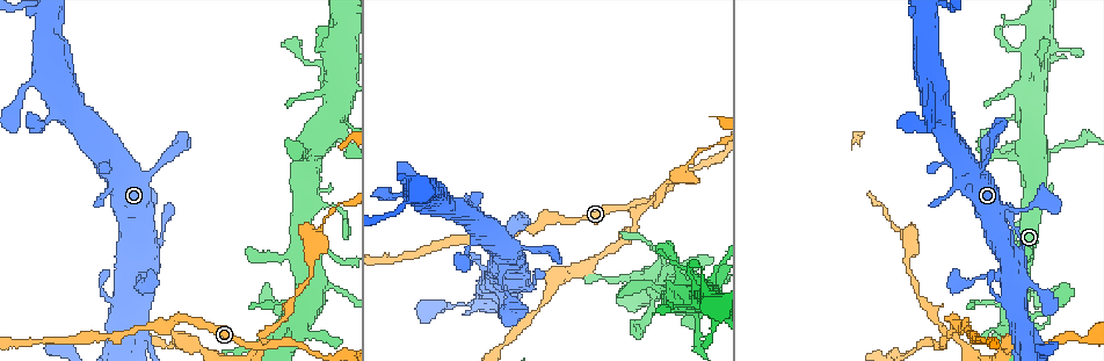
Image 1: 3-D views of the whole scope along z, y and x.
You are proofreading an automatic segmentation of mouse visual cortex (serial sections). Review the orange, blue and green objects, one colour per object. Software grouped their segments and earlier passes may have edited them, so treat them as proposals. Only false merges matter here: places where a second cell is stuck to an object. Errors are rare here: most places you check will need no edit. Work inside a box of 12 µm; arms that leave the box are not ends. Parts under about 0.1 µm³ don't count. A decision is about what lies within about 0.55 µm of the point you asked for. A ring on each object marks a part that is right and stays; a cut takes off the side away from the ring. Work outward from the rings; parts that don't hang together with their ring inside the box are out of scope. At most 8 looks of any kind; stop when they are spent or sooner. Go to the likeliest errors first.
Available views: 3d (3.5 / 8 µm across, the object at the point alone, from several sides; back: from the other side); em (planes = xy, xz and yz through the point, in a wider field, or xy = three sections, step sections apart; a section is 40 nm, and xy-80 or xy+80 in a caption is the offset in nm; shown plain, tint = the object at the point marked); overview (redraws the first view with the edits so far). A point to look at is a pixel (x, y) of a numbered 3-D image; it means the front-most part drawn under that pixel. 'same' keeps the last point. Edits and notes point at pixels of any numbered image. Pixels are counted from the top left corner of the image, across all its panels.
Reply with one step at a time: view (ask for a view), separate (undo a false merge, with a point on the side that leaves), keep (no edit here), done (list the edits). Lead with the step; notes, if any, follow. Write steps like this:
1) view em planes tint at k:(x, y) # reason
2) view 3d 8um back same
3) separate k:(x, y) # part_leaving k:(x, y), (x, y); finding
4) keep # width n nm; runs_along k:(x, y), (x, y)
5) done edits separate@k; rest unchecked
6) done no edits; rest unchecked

view 3d 3.5um at 1:(635, 213) # narrows sharply

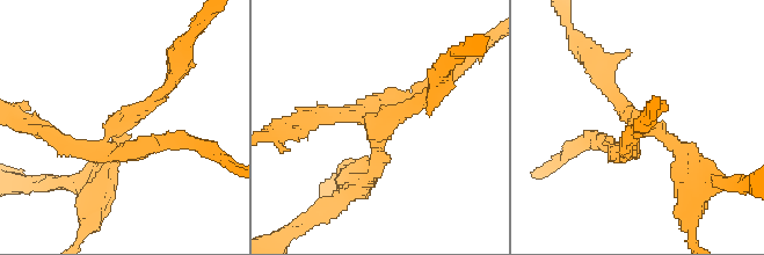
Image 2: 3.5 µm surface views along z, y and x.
separate 2:(675, 141) # arm_widths 150, 200, 200, 250 nm; part_leaving 2:(368, 123), (378, 162), (339, 197); a second cell is stuck on

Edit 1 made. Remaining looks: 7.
view overview

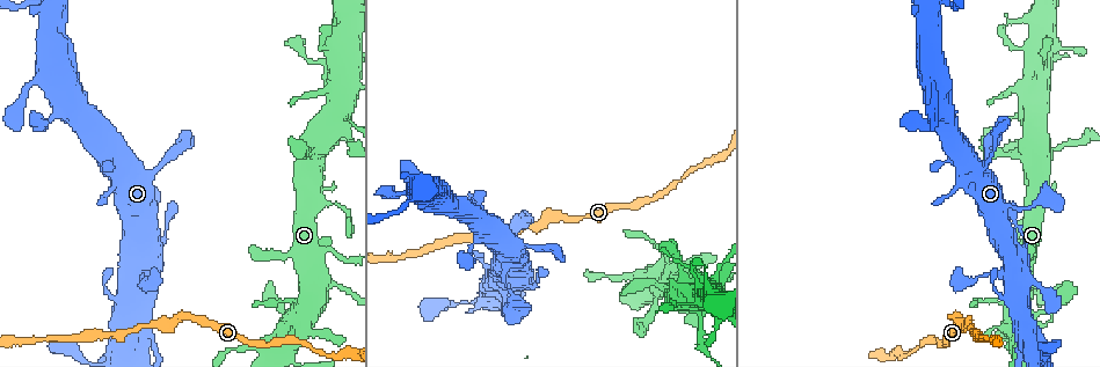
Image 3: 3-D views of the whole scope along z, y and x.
view 3d 3.5um at 3:(654, 286) # calibre changes

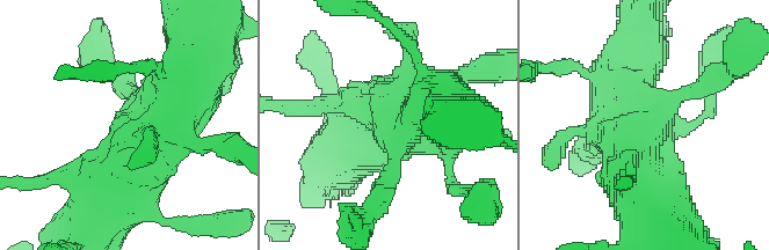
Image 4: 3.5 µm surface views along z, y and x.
view em planes tint at 4:(392, 126) # now the EM

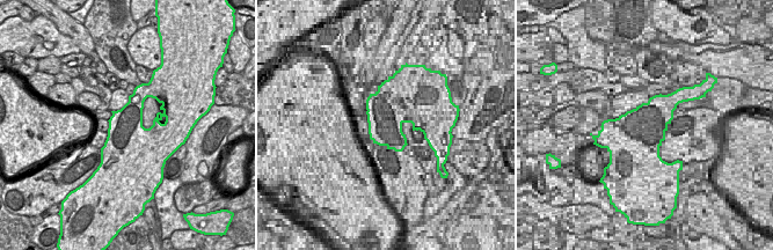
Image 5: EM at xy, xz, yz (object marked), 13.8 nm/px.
keep # runs_along 4:(187, 87), (108, 212); all the same cell

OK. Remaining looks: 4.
view 3d 3.5um at 3:(1027, 154) # thick turns thin

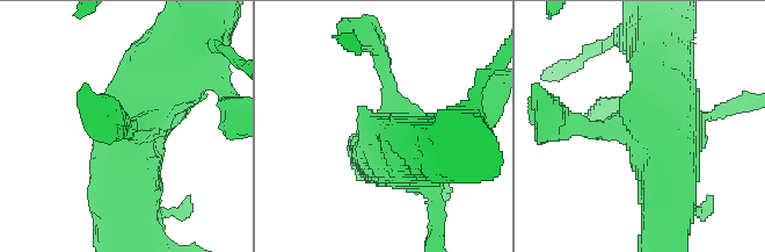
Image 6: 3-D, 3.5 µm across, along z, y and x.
view em xy step 1 tint at 6:(634, 128)

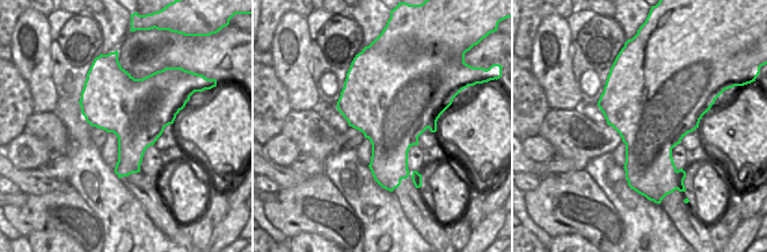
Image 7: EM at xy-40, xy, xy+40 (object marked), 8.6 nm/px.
keep # runs_along 6:(123, 207), (130, 124), (173, 60); all the same cell

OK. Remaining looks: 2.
done edits separate@2; rest unchecked

